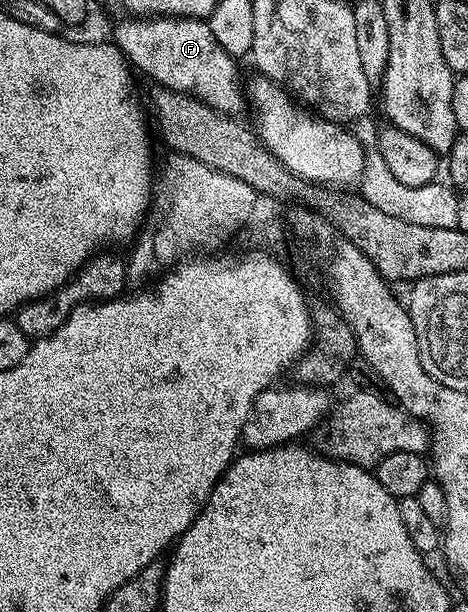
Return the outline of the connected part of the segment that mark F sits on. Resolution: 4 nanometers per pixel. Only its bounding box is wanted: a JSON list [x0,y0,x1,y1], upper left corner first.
[111,16,246,117]

